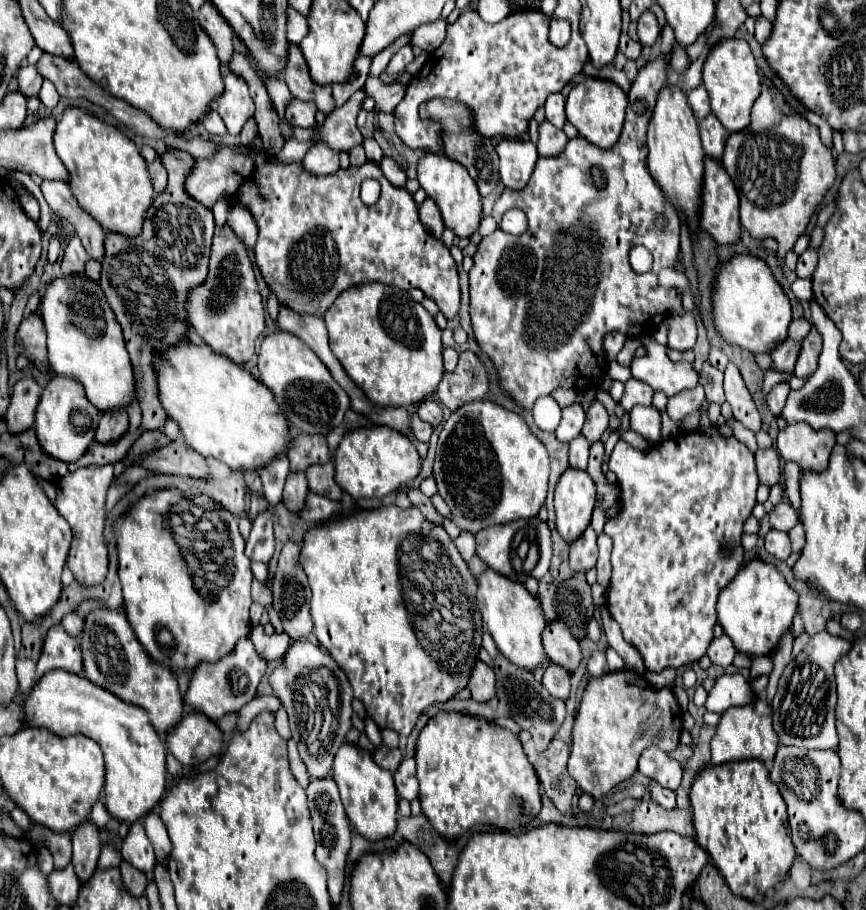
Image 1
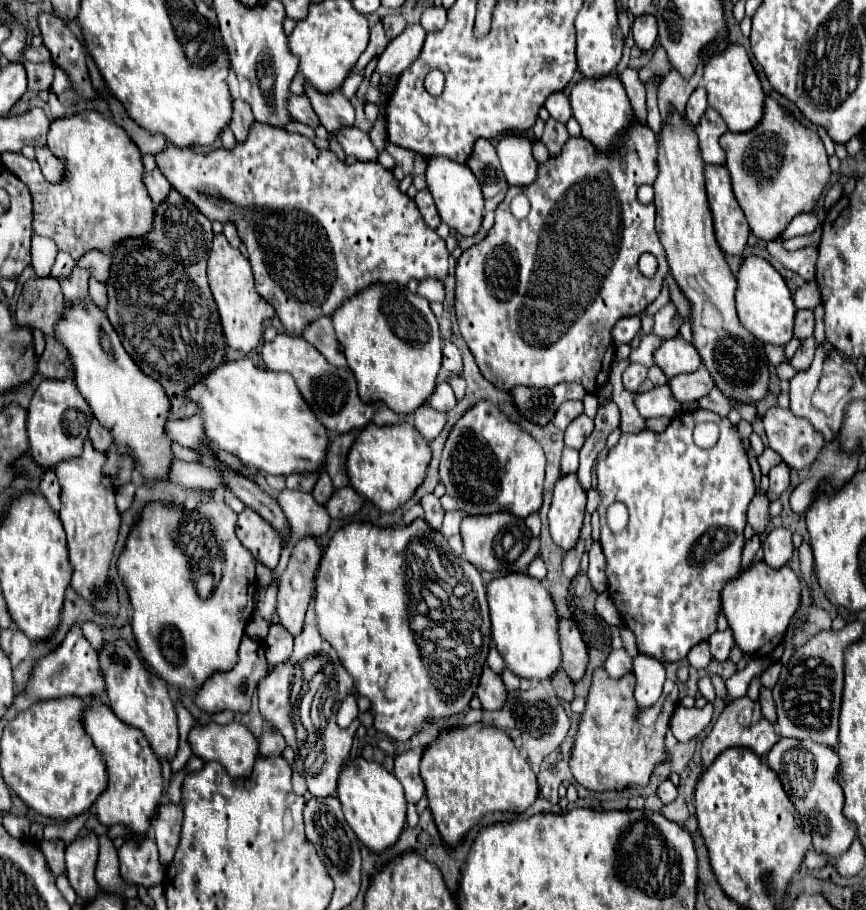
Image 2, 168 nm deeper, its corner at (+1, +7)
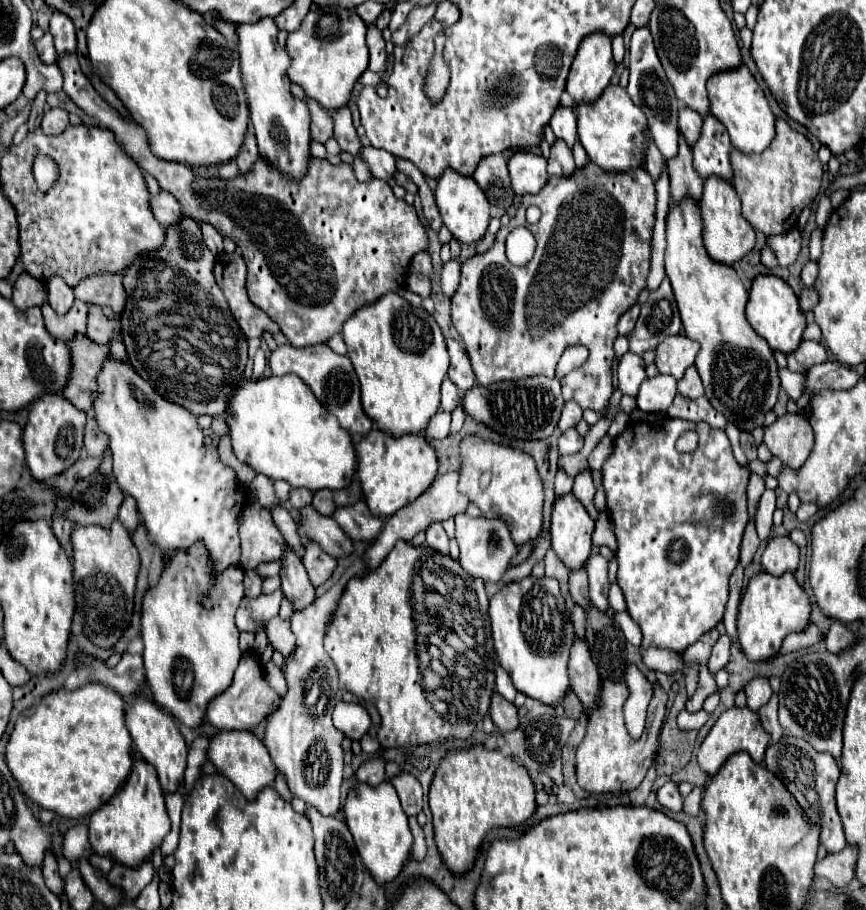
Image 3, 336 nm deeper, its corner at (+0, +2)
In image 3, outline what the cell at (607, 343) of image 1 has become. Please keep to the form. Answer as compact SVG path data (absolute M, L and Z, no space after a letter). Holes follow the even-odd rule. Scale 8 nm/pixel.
M639 306L629 308L629 310L621 316L621 320L617 322L617 332L619 332L619 336L627 336L627 334L635 328L637 316L639 316Z

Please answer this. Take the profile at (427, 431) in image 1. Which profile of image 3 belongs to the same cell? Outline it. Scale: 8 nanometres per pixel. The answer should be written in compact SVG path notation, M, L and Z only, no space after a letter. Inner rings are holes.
M291 344L279 346L271 358L269 358L269 368L273 372L273 376L283 376L283 374L297 374L309 388L311 392L317 396L317 400L333 414L337 416L341 428L347 428L349 434L361 434L365 436L373 422L369 420L369 416L363 414L360 399L360 383L355 376L353 364L347 356L335 354L329 346L325 344L315 344L309 348L295 348Z

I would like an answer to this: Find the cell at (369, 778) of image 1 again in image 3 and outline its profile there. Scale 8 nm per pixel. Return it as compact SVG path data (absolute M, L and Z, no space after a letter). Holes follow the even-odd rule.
M389 780L379 786L357 784L353 790L349 790L345 798L345 822L353 834L357 852L365 868L373 874L373 878L379 884L391 882L407 862L413 844L413 836L407 824L407 814L399 804L399 796L393 784Z

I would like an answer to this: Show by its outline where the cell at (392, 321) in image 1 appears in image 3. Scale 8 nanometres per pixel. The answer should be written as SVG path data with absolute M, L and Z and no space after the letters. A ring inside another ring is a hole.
M389 292L381 296L377 302L359 308L345 324L343 324L343 340L349 350L349 358L361 382L361 402L365 414L379 424L381 430L391 434L421 434L431 416L439 410L439 388L449 370L449 354L443 344L443 334L435 322L435 318L423 310L411 306L403 296Z

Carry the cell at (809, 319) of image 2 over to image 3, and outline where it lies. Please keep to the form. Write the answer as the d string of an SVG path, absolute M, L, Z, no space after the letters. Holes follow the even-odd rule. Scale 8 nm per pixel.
M805 288L803 292L801 292L801 296L799 296L799 306L801 306L801 312L803 314L807 314L811 308L815 308L817 306L817 292L813 290L813 288Z

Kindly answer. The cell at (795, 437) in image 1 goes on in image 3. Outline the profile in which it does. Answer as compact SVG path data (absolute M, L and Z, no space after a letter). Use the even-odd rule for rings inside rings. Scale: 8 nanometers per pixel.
M803 414L779 416L765 428L765 444L773 456L791 468L801 468L813 450L813 430Z

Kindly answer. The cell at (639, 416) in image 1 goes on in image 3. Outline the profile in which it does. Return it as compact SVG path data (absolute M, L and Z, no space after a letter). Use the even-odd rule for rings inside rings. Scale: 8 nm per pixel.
M657 374L655 378L647 378L637 394L637 406L647 412L665 412L673 404L673 398L677 394L677 380L673 376Z

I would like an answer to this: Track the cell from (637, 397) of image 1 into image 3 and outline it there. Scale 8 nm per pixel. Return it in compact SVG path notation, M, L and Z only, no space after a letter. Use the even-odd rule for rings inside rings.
M627 352L617 366L617 380L619 380L619 390L627 396L636 397L639 386L645 380L645 364L641 356Z

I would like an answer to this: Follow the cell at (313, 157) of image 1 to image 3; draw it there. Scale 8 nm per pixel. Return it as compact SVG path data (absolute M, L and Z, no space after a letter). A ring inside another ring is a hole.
M361 146L359 156L371 168L373 176L377 176L381 180L391 180L393 178L397 168L395 168L395 160L389 152L373 148L373 146Z

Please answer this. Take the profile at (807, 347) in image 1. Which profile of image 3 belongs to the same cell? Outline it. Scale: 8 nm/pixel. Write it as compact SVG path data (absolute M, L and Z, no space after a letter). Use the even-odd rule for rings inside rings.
M801 342L799 348L791 354L787 354L787 362L789 362L789 370L793 372L807 372L811 366L815 364L825 364L827 360L827 350L823 344L817 342Z

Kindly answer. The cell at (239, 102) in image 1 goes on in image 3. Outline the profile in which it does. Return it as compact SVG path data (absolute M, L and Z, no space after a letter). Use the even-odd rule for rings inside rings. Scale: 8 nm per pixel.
M247 130L245 140L243 140L243 146L241 146L239 154L237 154L239 172L249 172L249 170L251 170L251 166L253 166L253 162L257 160L257 156L259 156L259 150L257 150L257 140L255 140L253 132L251 132L251 130Z

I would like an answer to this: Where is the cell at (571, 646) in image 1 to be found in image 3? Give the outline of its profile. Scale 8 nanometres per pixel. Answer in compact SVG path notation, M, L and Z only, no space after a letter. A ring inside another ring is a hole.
M575 638L571 648L569 682L571 682L571 690L579 696L583 706L595 708L599 700L599 672L591 660L589 646L581 638Z

